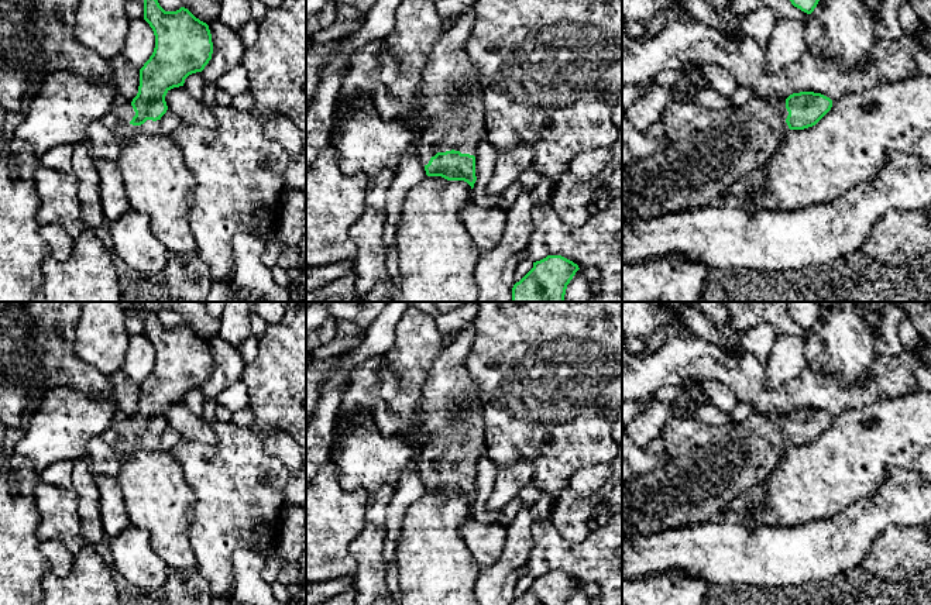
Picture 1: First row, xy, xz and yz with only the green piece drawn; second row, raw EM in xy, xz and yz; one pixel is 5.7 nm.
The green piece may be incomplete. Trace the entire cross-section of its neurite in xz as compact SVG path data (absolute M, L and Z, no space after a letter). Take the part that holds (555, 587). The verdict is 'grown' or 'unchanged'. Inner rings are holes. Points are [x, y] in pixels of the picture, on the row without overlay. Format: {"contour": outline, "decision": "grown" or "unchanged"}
{"contour": "M547 571L533 578L533 584L512 605L567 605L578 585L561 571Z", "decision": "unchanged"}

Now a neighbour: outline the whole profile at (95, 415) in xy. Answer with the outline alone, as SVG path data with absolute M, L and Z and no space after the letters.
M58 386L48 395L48 405L44 405L27 422L25 434L17 441L14 454L10 458L13 468L31 467L41 472L48 465L59 461L76 461L85 458L87 441L99 437L116 419L114 405L109 398L92 398L69 386Z

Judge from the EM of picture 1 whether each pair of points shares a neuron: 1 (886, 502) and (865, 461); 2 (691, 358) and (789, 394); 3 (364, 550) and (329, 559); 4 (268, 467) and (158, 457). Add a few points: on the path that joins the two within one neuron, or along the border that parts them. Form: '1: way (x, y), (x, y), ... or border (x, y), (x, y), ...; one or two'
1: border (909, 473), (892, 475), (875, 492), (851, 505); two
2: way (715, 364), (735, 373), (759, 396), (765, 396); one
3: border (366, 525), (349, 545), (356, 563), (353, 574); two
4: border (169, 450), (191, 488); two

